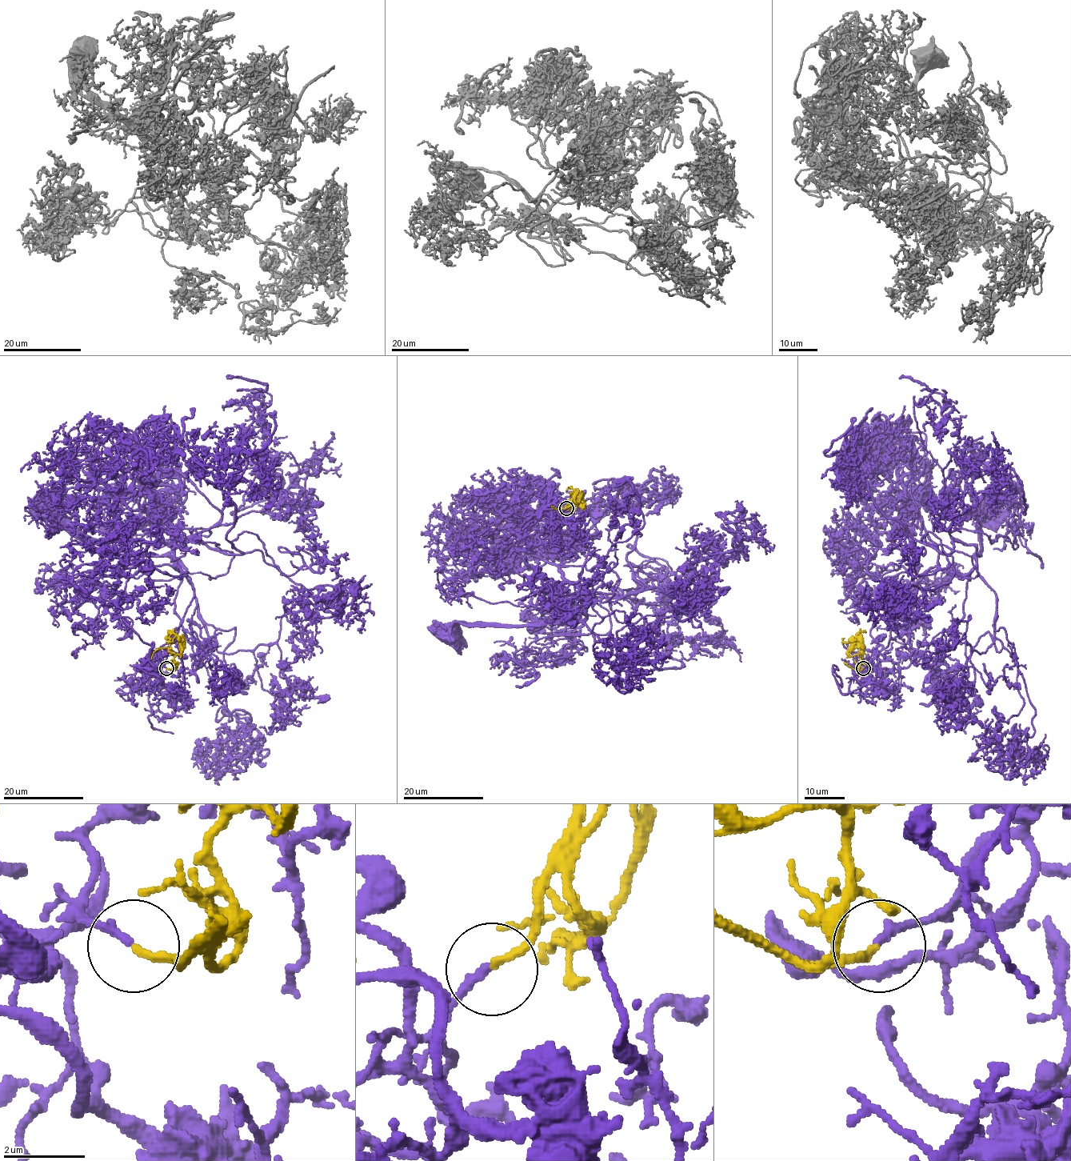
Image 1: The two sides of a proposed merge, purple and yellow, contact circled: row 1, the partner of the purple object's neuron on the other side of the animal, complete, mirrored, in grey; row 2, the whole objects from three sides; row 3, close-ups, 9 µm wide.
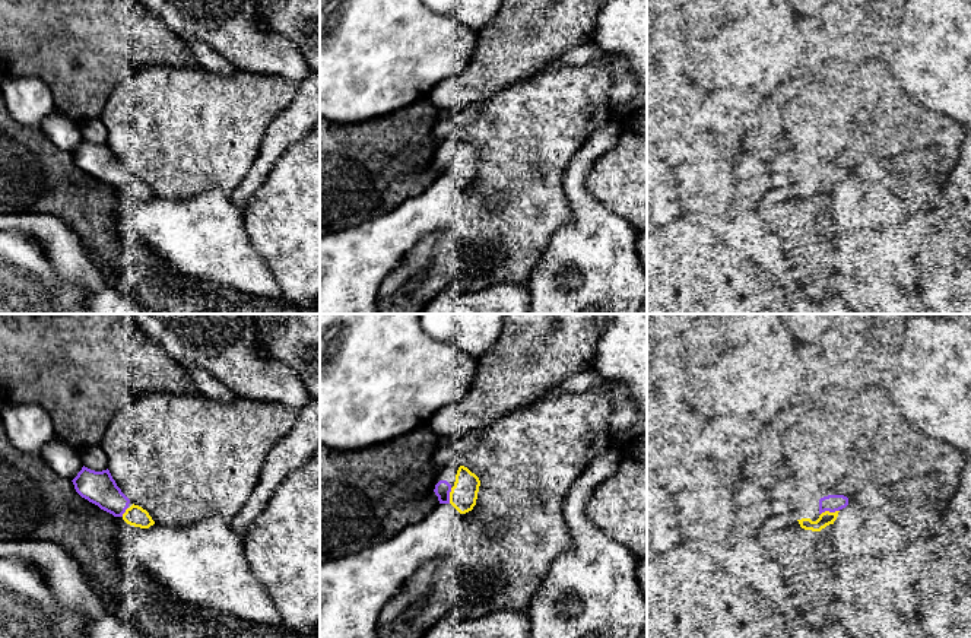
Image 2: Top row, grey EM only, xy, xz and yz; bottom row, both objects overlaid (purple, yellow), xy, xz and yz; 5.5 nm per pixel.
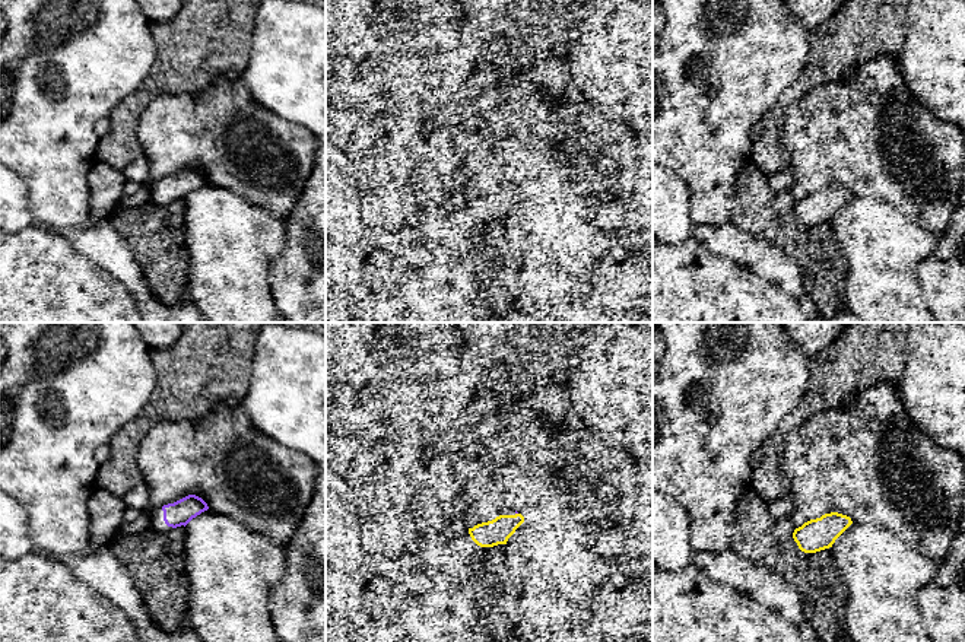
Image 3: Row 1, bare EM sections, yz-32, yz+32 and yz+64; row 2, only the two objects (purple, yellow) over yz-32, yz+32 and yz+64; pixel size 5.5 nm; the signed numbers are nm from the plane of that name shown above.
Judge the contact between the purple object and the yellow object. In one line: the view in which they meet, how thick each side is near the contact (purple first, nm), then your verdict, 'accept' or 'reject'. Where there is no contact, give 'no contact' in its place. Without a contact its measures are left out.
yz | 100/80 nm | accept

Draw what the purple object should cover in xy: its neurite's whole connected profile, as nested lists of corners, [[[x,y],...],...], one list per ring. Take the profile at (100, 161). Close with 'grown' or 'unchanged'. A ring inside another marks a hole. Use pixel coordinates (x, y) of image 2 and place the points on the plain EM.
[[[83,139],[72,155],[82,171],[114,190],[121,190],[127,197],[140,201],[155,197],[146,182],[134,177],[128,178],[130,172],[117,159],[108,142],[95,145]]]; grown

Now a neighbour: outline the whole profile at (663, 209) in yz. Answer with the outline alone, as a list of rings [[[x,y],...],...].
[[[647,155],[647,226],[666,228],[682,218],[675,172]]]

